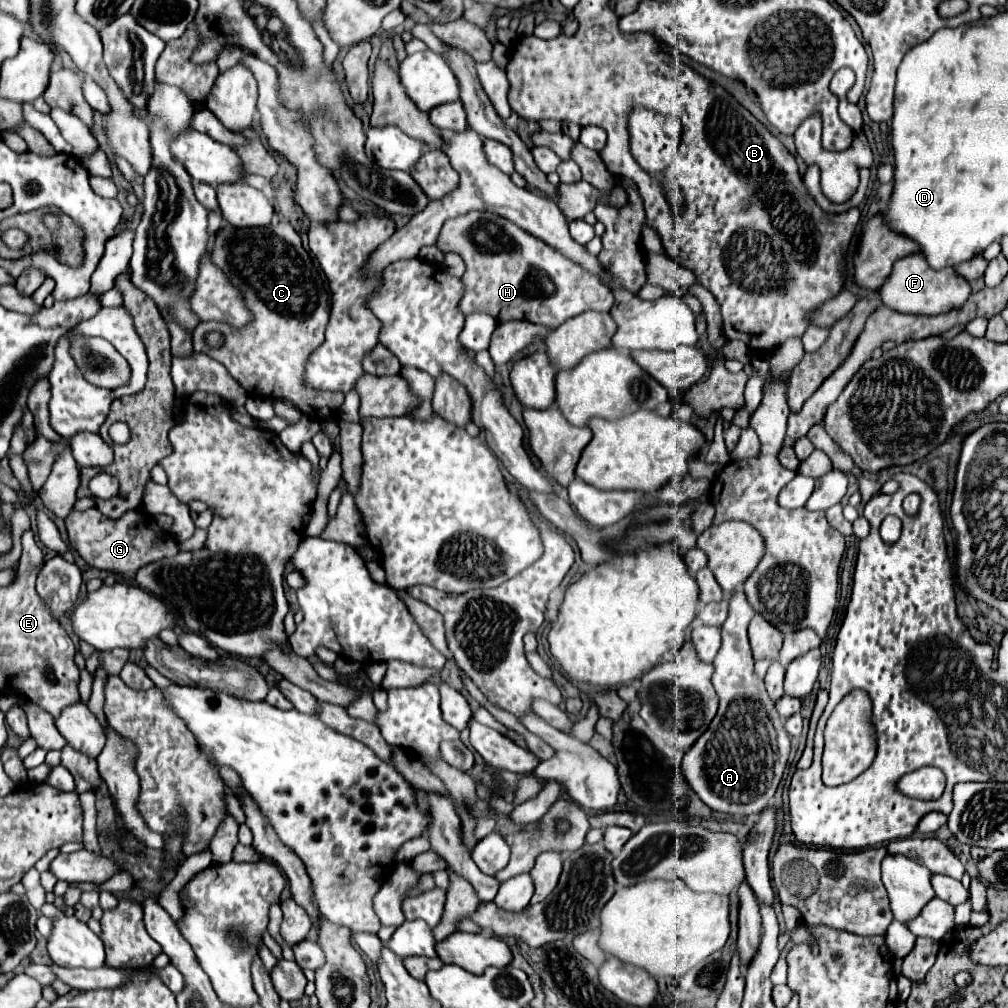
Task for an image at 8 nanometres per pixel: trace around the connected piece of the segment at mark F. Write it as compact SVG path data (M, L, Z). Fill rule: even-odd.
M920 252L898 260L894 264L890 280L878 290L882 304L886 304L888 308L904 314L924 314L924 316L936 316L960 308L968 300L970 292L972 292L970 284L964 278L960 278L954 272L954 268L944 268L936 272L928 266L926 258Z

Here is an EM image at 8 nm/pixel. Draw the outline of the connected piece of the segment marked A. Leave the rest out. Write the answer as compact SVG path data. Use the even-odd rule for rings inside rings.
M742 590L730 596L728 618L722 624L722 646L714 658L712 684L720 696L720 708L710 728L686 752L682 770L700 796L716 812L750 816L762 812L782 780L790 754L790 736L780 724L774 700L770 700L764 682L754 674L754 658L748 642L748 622L754 610Z

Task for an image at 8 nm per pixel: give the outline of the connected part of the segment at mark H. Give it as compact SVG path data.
M470 212L462 218L446 220L436 246L442 248L442 252L460 254L466 262L466 272L462 276L466 292L460 300L460 310L464 314L484 310L498 322L528 320L532 324L556 328L564 320L586 310L608 312L614 304L612 292L602 286L596 276L566 260L554 248L516 224L490 212Z

